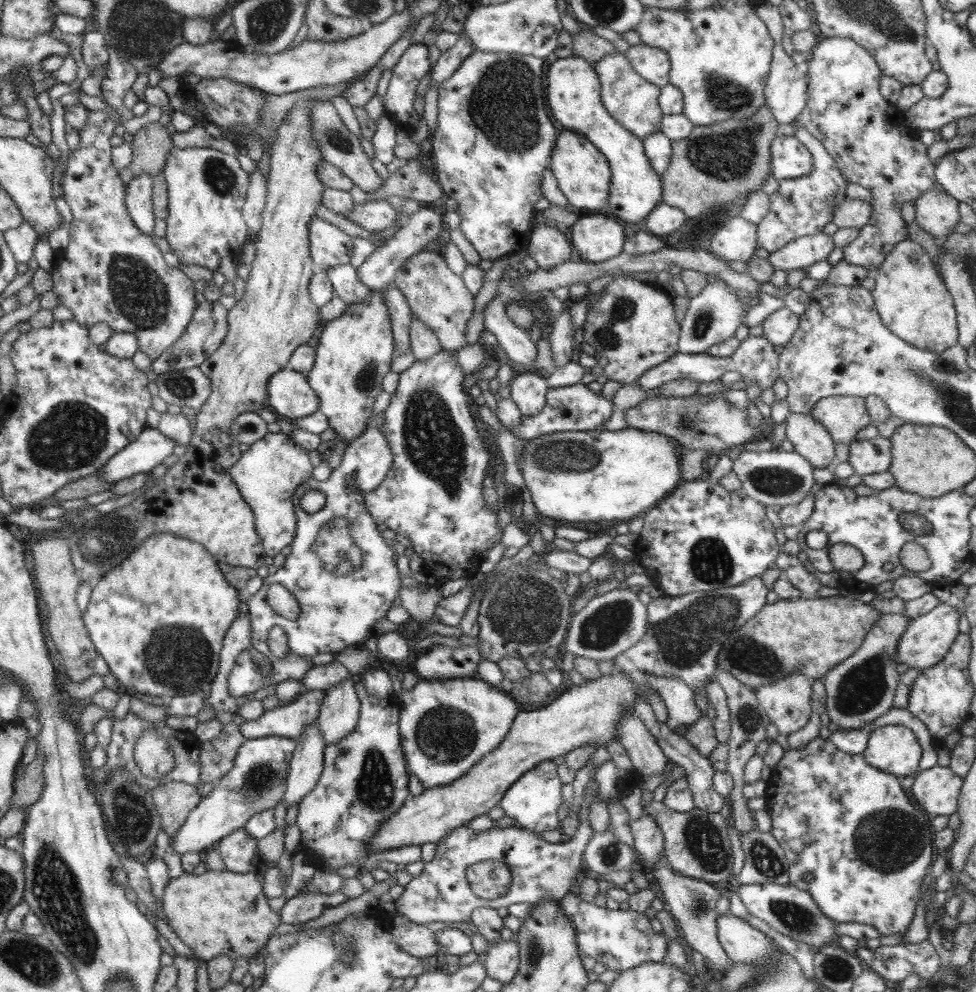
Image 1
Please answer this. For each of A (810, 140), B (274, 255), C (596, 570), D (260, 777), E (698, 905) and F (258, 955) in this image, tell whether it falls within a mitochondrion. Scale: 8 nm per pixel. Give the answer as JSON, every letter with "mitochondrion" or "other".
{"A":"other","B":"other","C":"other","D":"mitochondrion","E":"mitochondrion","F":"other"}

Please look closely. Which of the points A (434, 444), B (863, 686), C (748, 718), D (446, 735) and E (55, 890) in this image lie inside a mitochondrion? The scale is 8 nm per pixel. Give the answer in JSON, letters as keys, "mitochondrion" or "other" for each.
{"A":"mitochondrion","B":"mitochondrion","C":"mitochondrion","D":"mitochondrion","E":"mitochondrion"}

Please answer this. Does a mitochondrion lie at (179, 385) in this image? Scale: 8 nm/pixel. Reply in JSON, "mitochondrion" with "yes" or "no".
{"mitochondrion":"yes"}

